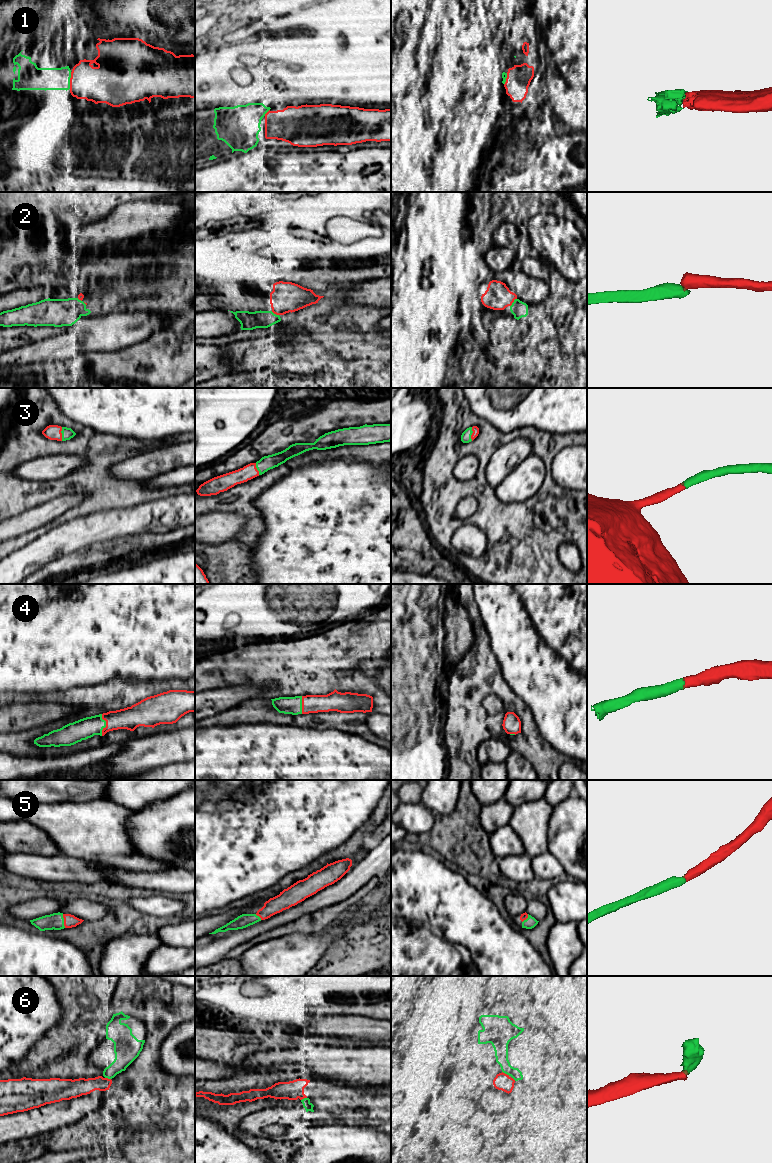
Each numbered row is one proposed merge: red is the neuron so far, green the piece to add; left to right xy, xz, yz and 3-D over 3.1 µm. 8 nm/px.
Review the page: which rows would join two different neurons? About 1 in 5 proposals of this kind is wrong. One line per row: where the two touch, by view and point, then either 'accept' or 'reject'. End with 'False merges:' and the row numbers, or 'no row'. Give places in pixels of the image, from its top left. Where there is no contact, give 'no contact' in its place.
1: xy (70, 80) | accept
2: yz (513, 301) | accept
3: xy (61, 434) | accept
4: xy (106, 725) | accept
5: xy (64, 921) | accept
6: yz (506, 1074) | reject
False merges: 6

